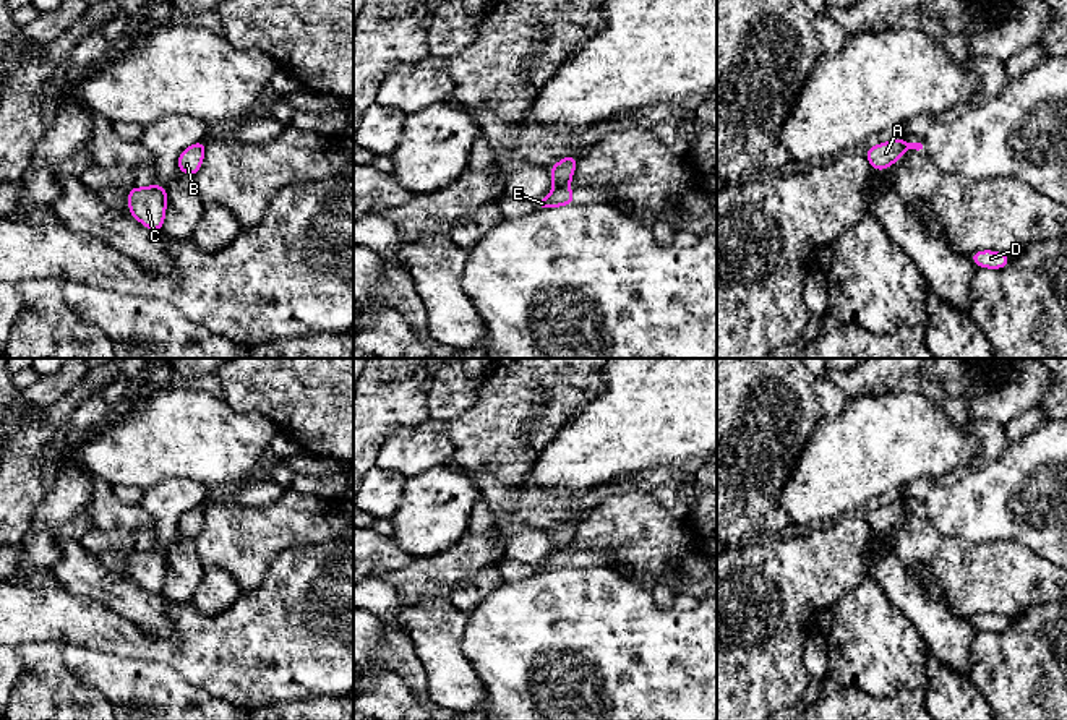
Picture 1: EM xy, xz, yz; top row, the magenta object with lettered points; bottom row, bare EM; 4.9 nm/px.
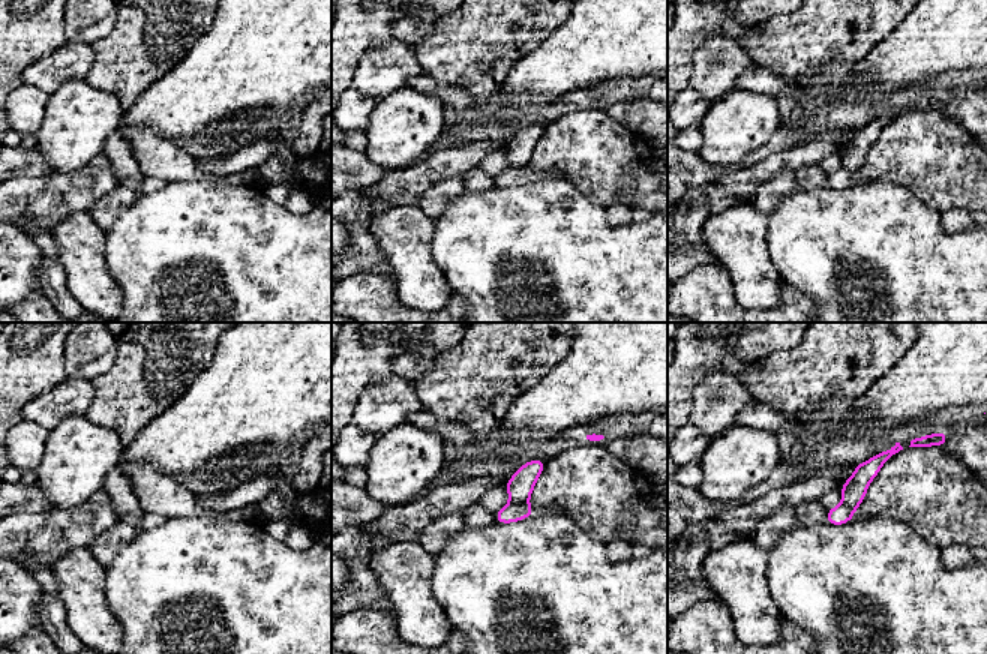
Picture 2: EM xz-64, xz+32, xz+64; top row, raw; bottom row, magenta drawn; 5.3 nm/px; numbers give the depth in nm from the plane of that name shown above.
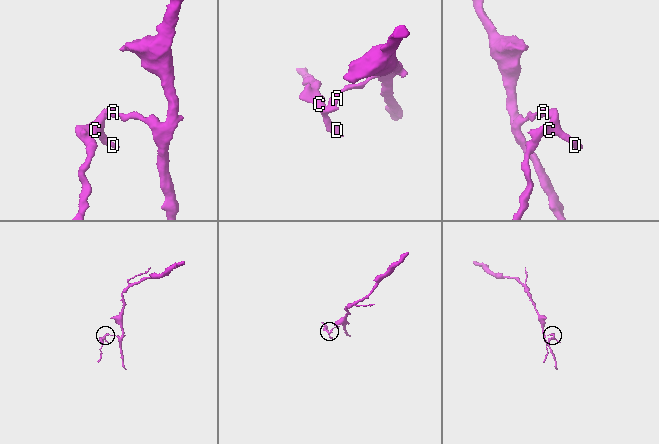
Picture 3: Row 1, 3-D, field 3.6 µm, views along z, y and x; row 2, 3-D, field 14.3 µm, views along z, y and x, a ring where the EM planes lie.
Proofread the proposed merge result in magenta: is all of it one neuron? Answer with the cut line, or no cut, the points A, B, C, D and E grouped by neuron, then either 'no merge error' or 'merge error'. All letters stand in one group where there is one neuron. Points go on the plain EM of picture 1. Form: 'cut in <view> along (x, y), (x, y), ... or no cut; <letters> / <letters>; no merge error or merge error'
cut in xz along (568, 547), (555, 552); A B / C D E; merge error

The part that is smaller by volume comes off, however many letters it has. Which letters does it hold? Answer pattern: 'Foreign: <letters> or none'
Foreign: C, D, E

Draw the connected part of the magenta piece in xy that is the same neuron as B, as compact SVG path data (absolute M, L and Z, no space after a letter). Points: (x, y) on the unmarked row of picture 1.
M201 503L180 516L178 535L195 540L203 529L206 504Z

